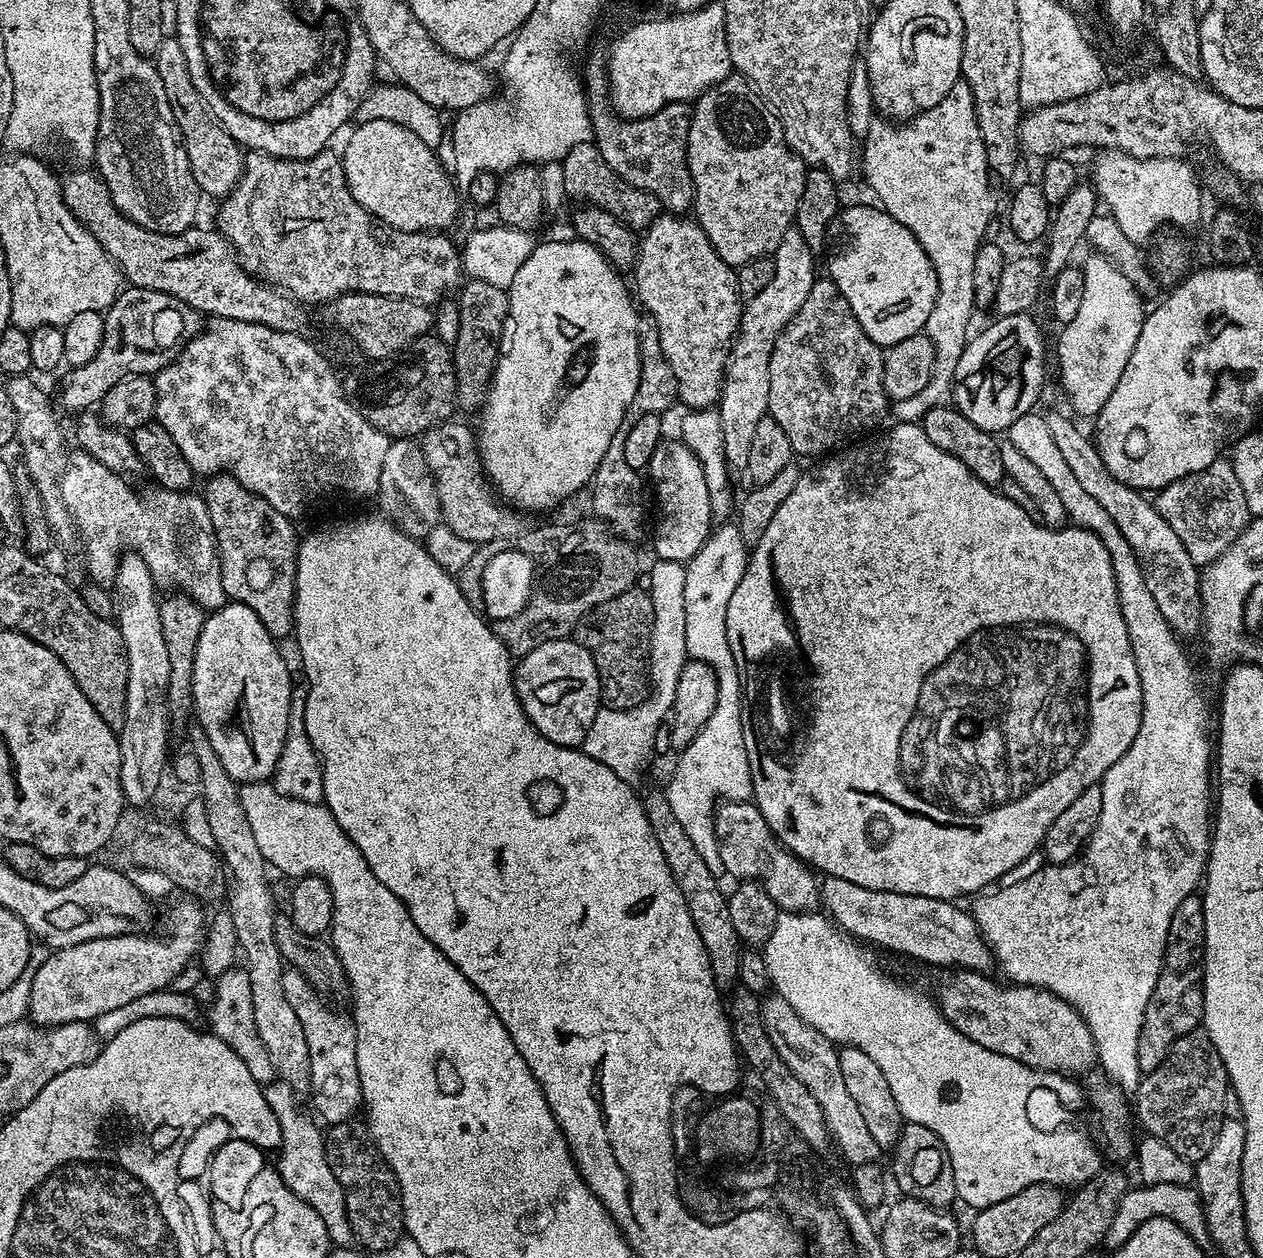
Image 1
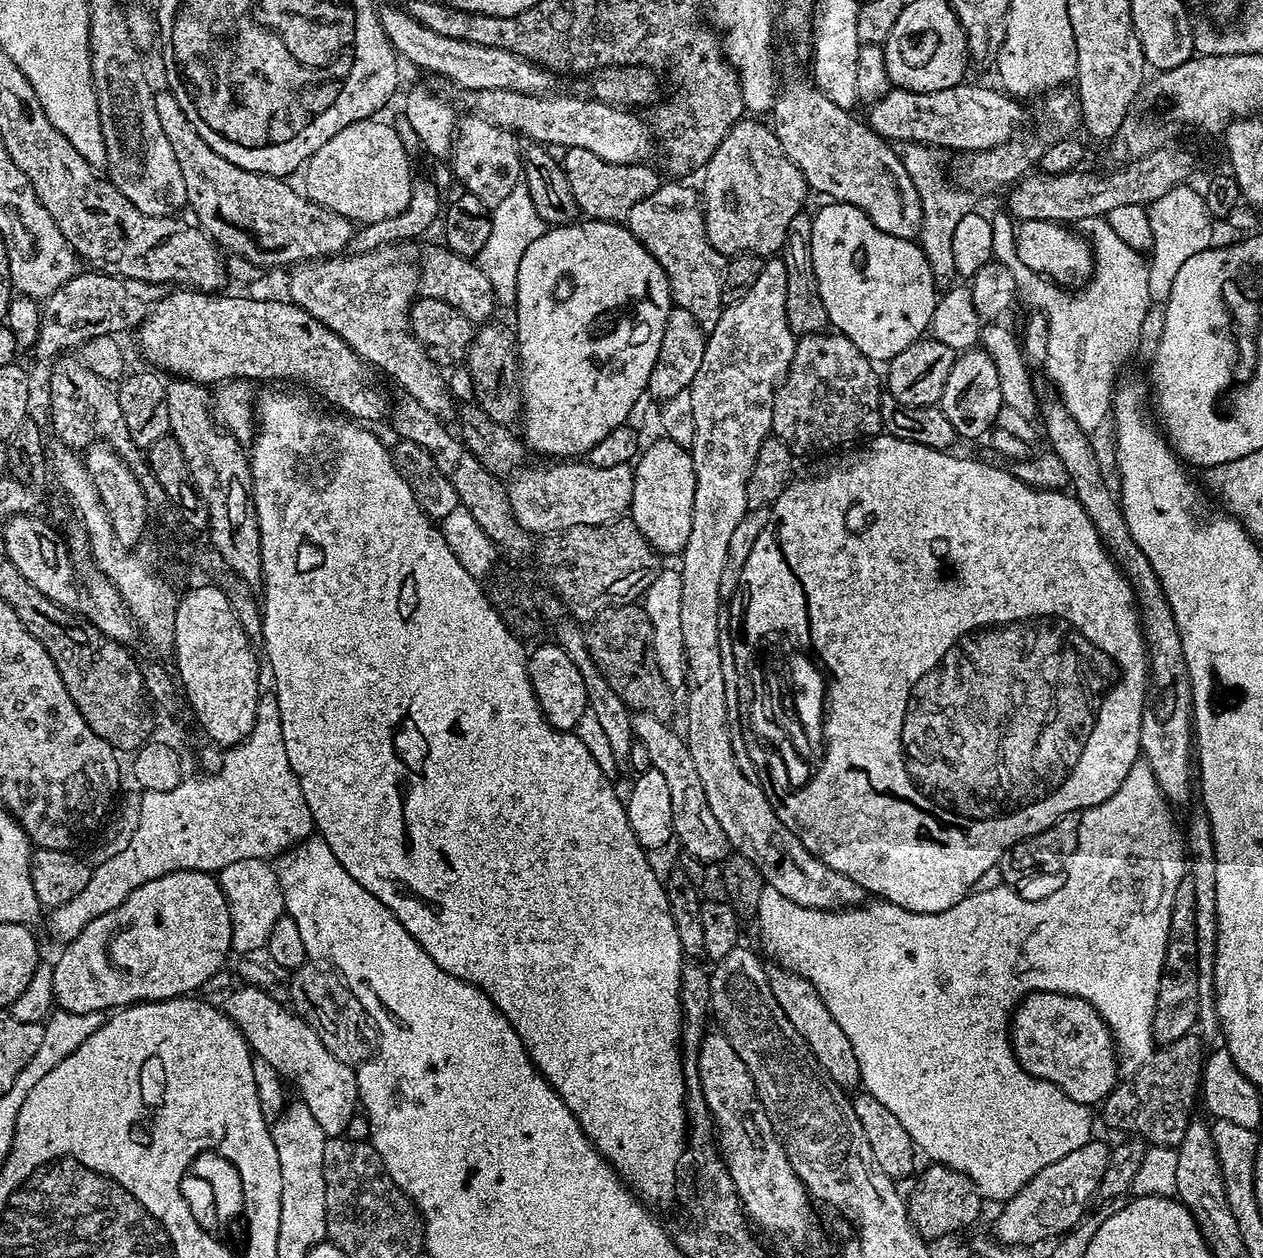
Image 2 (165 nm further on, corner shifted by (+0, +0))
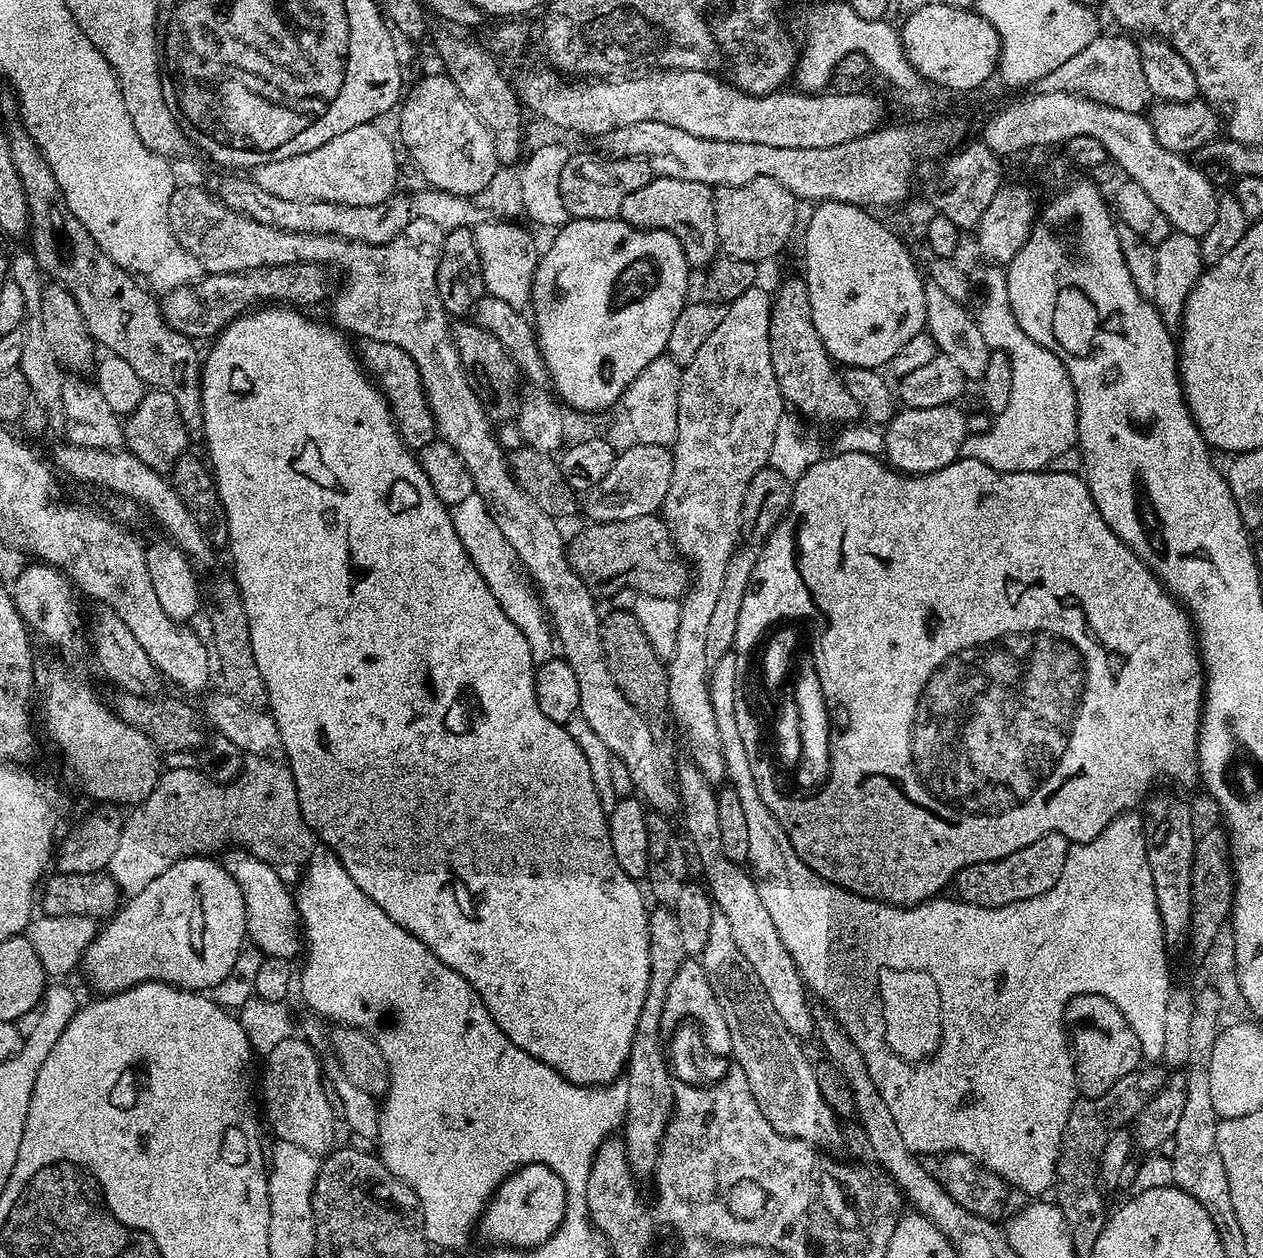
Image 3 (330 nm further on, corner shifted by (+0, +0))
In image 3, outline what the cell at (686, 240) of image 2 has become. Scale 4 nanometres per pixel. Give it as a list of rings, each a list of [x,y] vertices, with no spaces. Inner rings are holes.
[[[656,176],[642,190],[634,190],[622,202],[619,219],[634,229],[665,228],[678,238],[693,269],[707,269],[718,256],[716,243],[716,198],[713,189],[702,182]]]

